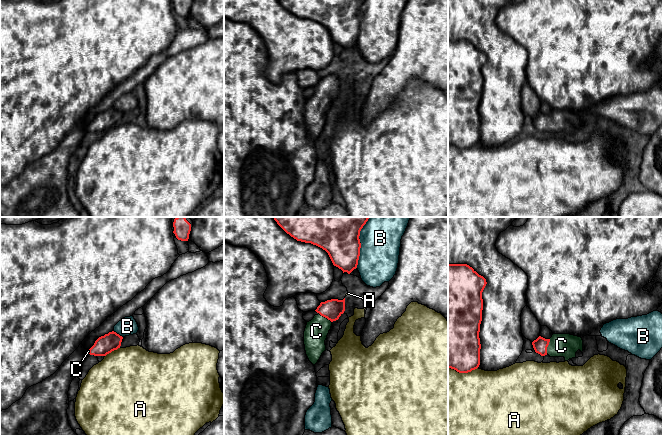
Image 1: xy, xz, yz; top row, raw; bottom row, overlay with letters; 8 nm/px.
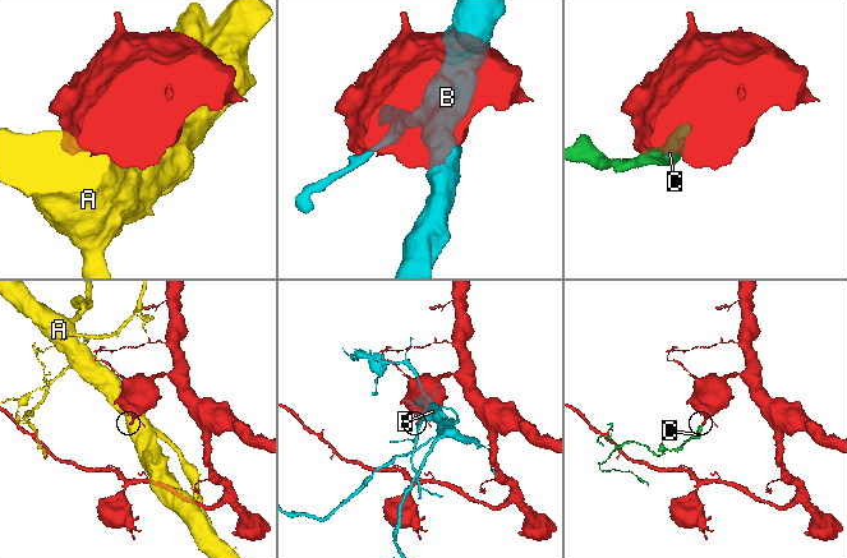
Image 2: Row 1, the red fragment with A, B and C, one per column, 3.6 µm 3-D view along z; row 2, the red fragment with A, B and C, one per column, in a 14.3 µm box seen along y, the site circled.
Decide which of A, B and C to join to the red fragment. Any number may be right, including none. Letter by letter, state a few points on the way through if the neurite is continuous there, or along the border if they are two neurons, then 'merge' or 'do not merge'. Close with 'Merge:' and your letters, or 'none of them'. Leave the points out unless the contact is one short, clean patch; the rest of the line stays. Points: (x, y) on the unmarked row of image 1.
A: do not merge
B: do not merge
C: across yz (540, 121), (547, 122), (561, 121) | merge
Merge: C

